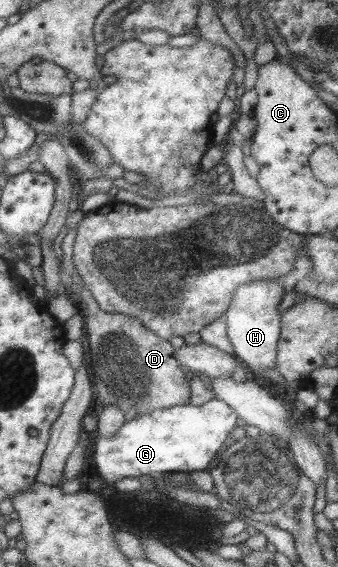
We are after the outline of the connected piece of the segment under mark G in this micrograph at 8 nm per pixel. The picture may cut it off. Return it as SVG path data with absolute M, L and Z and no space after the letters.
M216 398L200 406L188 403L136 415L111 436L98 434L92 469L109 484L138 475L207 470L229 432L236 427L237 418L236 412L227 403Z

